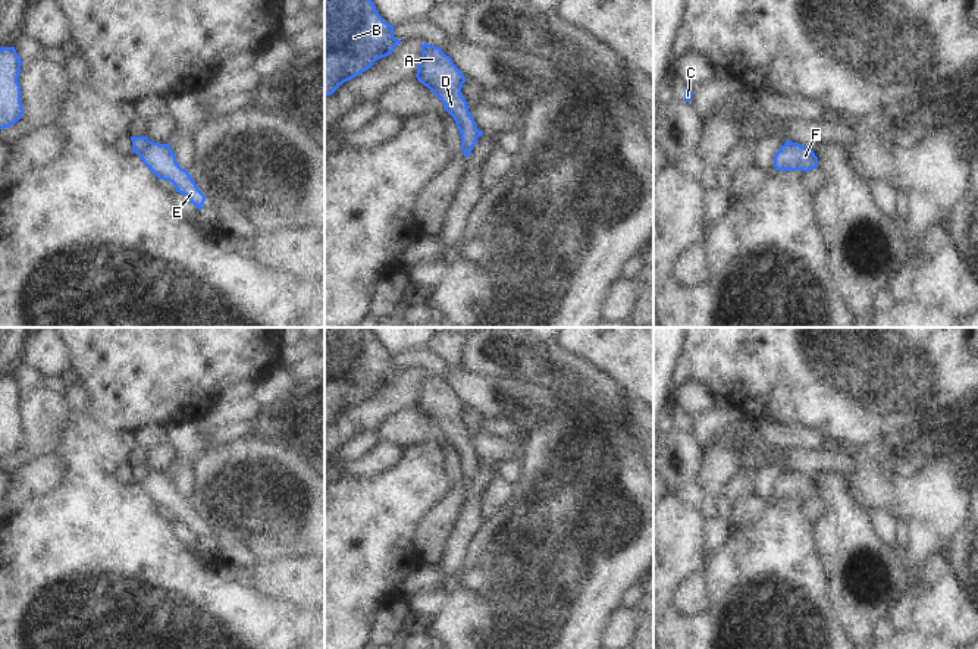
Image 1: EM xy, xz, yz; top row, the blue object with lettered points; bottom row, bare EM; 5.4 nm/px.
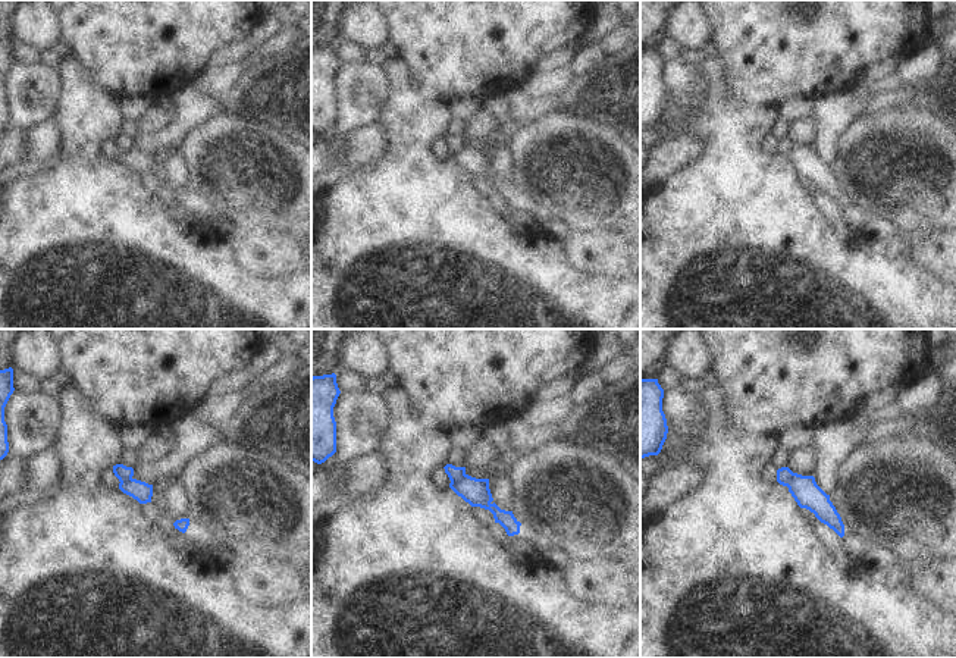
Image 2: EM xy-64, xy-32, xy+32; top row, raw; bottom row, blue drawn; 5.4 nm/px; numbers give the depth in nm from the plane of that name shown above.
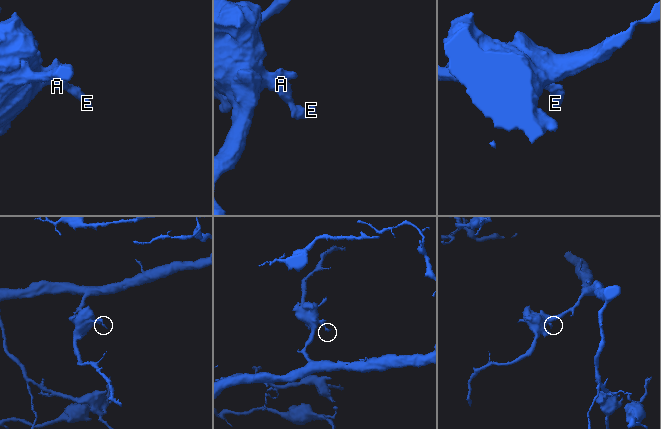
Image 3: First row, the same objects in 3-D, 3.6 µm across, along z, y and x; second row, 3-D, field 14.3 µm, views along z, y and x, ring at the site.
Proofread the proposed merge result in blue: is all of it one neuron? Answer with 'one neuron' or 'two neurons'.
two neurons

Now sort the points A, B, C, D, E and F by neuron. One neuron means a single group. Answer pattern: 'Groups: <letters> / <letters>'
Groups: A B C D / E F.

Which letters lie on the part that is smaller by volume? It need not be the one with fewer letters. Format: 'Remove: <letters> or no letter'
Remove: E, F.

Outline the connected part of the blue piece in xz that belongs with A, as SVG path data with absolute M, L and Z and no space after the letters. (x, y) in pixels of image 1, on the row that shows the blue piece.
M424 43L416 78L443 103L443 110L454 117L461 135L461 151L468 157L480 131L461 94L464 75L442 48Z

